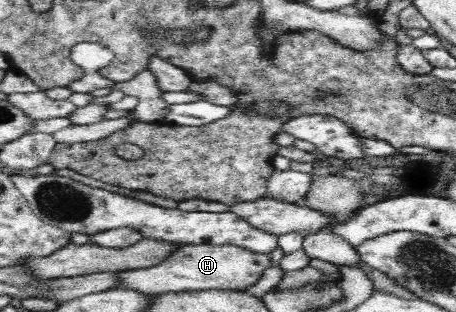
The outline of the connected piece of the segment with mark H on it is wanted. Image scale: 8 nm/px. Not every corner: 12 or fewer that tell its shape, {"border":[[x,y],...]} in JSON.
{"border":[[185,244],[146,269],[117,272],[117,289],[239,290],[271,254]]}

